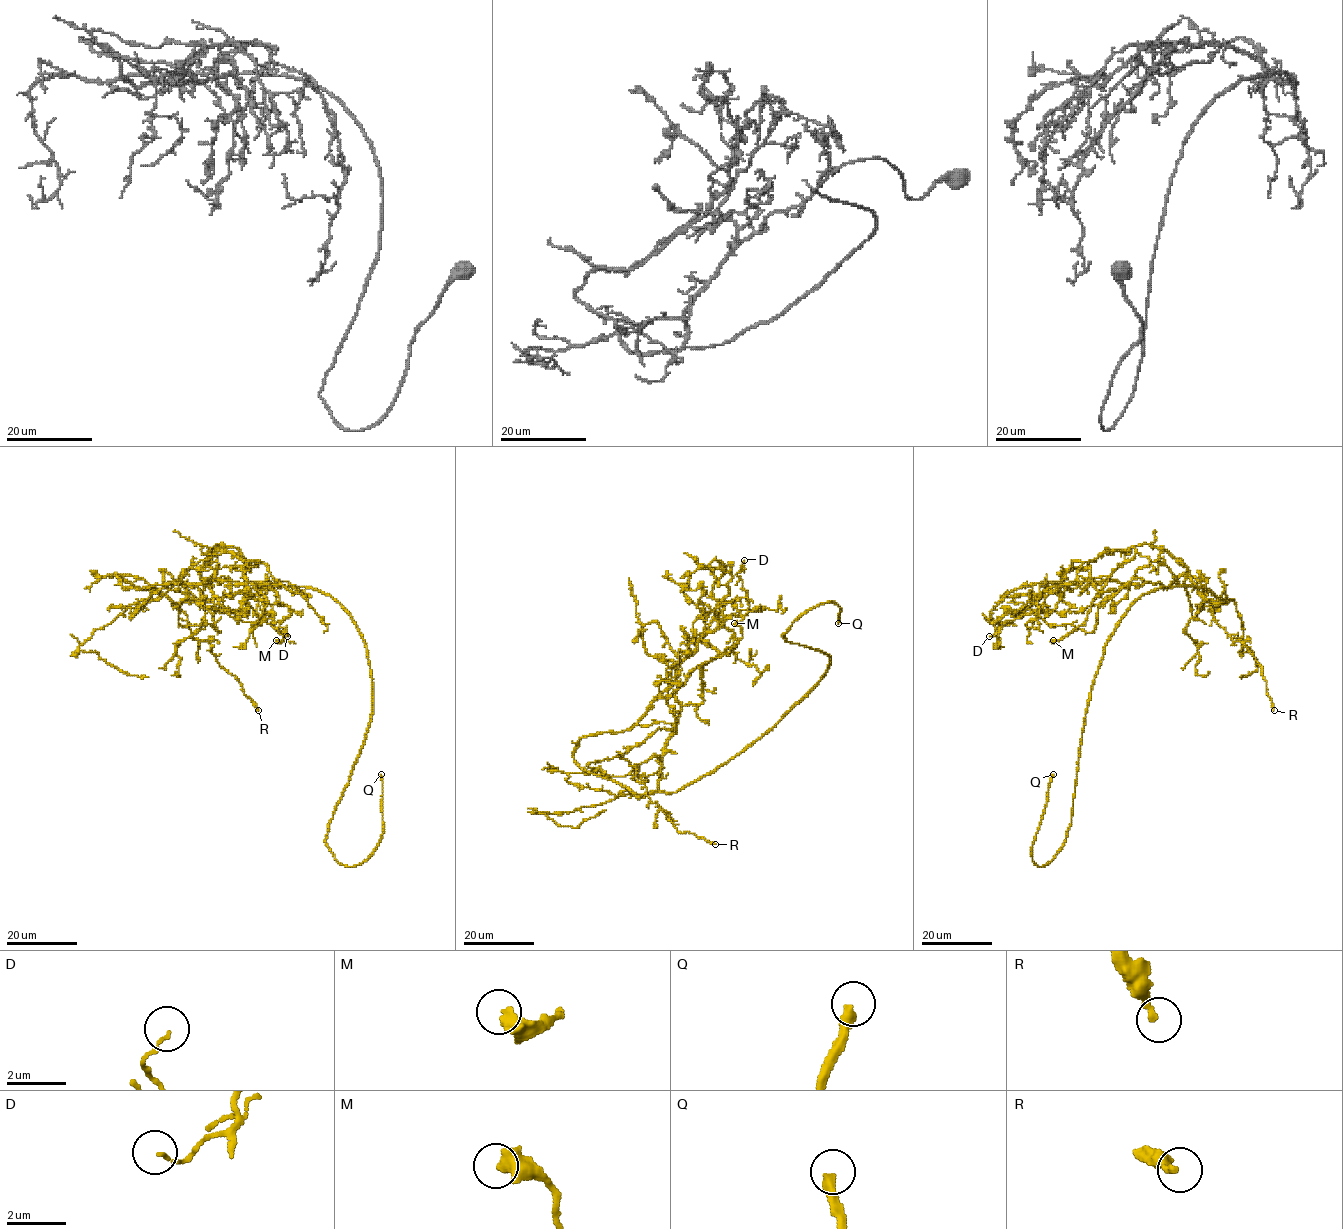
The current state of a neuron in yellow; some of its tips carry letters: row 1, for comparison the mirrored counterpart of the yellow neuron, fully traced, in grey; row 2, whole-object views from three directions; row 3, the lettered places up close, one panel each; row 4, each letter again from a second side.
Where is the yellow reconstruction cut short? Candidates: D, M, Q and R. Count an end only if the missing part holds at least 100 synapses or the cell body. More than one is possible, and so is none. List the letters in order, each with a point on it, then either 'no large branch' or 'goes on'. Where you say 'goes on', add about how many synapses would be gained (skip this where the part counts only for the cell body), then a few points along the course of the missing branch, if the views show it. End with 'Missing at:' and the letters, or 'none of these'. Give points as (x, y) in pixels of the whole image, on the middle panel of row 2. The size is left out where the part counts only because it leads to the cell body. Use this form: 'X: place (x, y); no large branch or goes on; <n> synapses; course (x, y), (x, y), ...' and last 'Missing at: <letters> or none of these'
D: place (744, 560); no large branch
M: place (734, 623); no large branch
Q: place (838, 623); goes on; course (838, 623), (837, 631), (849, 638)
R: place (715, 844); no large branch
Missing at: Q

